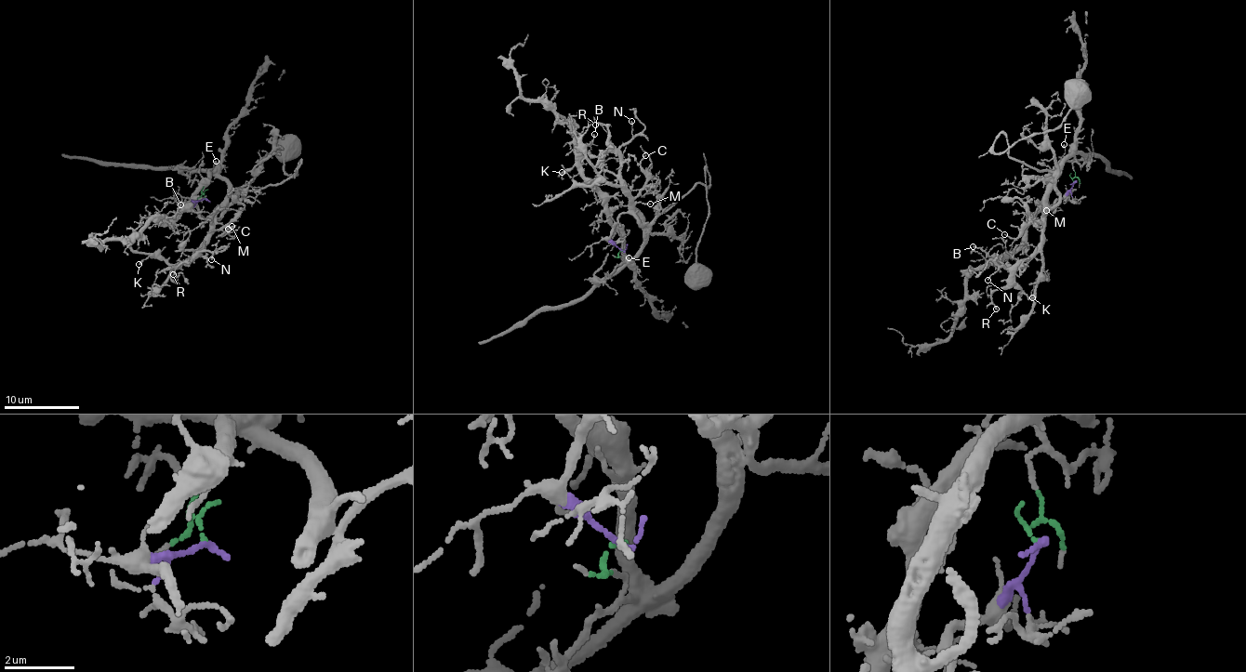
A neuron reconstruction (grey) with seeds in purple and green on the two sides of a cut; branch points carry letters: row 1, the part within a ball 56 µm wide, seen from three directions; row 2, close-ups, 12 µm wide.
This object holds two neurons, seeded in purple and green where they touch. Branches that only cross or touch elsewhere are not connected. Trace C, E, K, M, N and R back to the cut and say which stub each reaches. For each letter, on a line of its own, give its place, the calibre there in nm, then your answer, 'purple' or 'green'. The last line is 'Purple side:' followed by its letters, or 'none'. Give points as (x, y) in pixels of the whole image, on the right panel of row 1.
C: place (1004, 234); calibre 100 nm; purple
E: place (1064, 144); calibre 160 nm; green
K: place (1032, 297); calibre 150 nm; purple
M: place (1046, 210); calibre 100 nm; purple
N: place (987, 280); calibre 110 nm; purple
R: place (996, 309); calibre 80 nm; purple
Purple side: C, K, M, N, R

